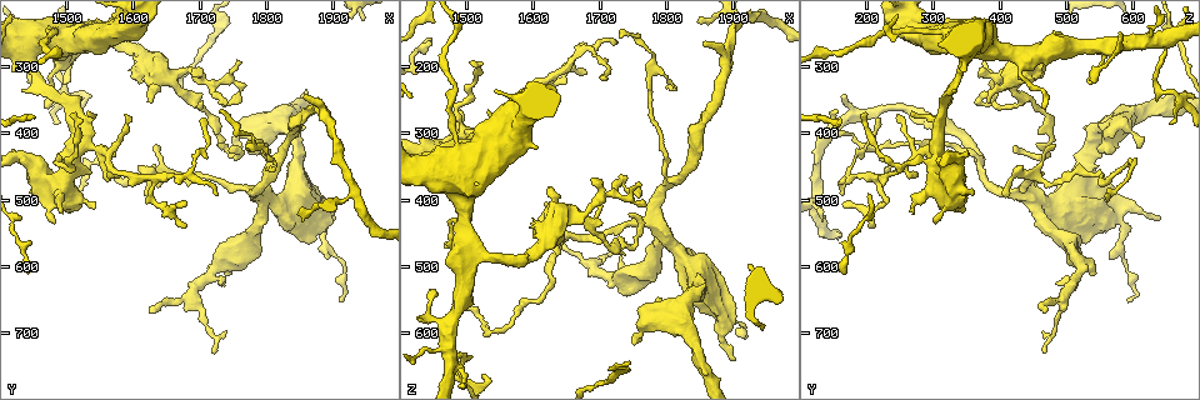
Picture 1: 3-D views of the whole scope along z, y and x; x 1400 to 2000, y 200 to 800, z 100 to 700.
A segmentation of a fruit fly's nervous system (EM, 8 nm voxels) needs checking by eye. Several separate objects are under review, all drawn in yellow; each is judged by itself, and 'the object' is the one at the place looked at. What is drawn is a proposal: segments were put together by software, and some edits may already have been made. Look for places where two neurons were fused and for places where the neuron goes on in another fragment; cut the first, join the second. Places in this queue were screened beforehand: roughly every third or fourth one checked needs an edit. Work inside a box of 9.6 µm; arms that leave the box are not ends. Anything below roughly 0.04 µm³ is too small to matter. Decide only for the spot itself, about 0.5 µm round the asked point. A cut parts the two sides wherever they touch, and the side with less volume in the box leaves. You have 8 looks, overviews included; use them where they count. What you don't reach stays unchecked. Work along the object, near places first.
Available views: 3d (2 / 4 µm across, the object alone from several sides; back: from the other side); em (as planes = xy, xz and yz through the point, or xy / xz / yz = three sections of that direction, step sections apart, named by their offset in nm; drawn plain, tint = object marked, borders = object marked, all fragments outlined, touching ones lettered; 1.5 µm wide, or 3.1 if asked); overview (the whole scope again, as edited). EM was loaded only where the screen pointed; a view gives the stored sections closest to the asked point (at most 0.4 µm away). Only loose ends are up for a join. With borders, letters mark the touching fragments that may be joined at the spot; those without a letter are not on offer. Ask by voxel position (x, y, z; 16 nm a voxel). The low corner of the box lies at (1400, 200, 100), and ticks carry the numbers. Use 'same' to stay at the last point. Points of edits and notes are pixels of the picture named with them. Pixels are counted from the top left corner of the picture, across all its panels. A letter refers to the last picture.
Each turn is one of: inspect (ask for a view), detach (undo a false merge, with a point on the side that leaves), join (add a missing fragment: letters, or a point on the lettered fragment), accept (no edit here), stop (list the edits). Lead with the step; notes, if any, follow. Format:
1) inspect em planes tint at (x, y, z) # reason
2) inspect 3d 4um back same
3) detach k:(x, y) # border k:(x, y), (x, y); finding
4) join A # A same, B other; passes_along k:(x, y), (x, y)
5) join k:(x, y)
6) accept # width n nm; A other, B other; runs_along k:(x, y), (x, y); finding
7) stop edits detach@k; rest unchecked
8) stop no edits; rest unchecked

inspect em xy step 4 borders at (1605, 280, 470) # calibre changes

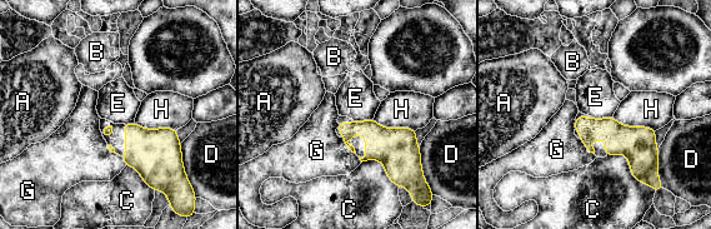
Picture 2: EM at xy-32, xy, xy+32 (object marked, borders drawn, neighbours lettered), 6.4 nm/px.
accept # longest_contact C 380 nm; A other, B other, C other, D other, E other, G other, H other; runs_along 2:(576, 124), (609, 129), (651, 172); one neuron here

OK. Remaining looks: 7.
inspect 3d 4um at (1490, 520, 265) # an open end

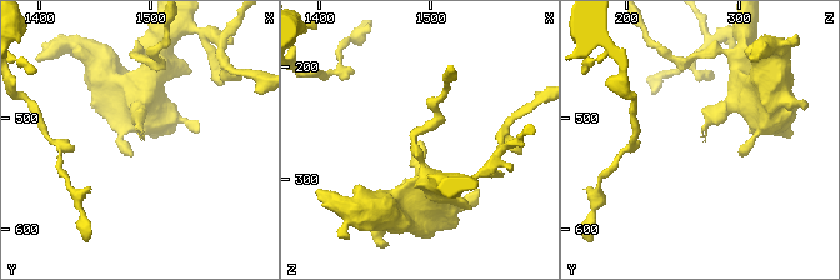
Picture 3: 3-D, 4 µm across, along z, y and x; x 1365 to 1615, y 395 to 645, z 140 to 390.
inspect em xz step 4 tint at (1494, 518, 268) # now the EM

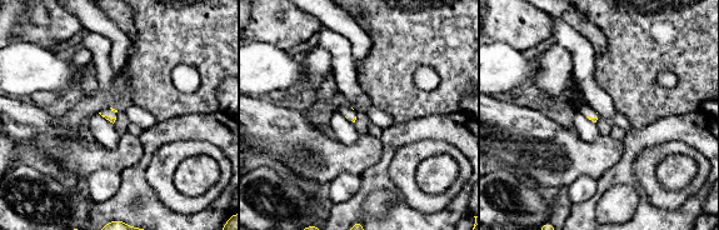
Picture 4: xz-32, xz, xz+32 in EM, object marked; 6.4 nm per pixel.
inspect em planes borders same

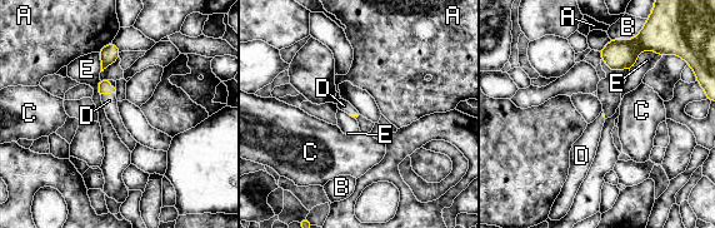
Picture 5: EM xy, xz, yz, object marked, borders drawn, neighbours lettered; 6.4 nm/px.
join D # A other, B other, C other, D same, E other; passes_along 5:(104, 85), (108, 93), (109, 100); it goes on there

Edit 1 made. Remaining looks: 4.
inspect overview # redraw

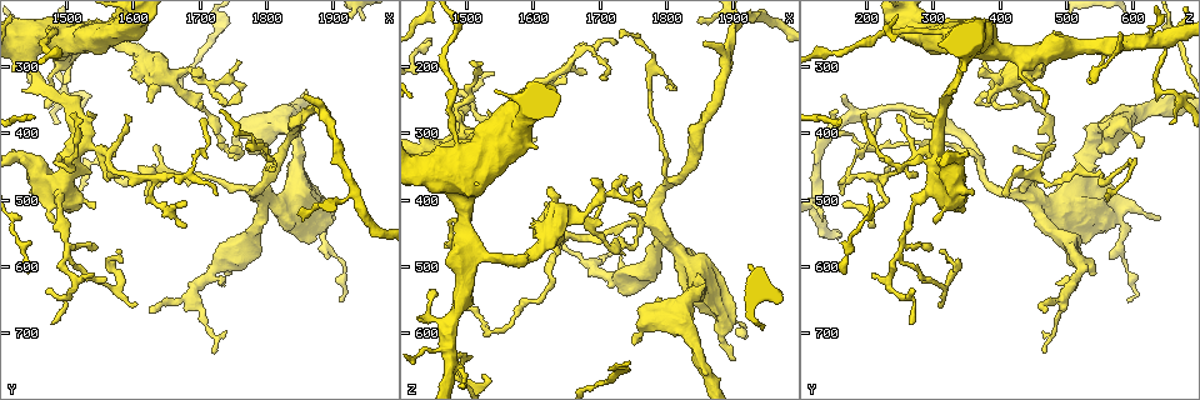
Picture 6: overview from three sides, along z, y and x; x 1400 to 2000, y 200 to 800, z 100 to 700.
inspect em planes tint at (1475, 685, 270) # an open end

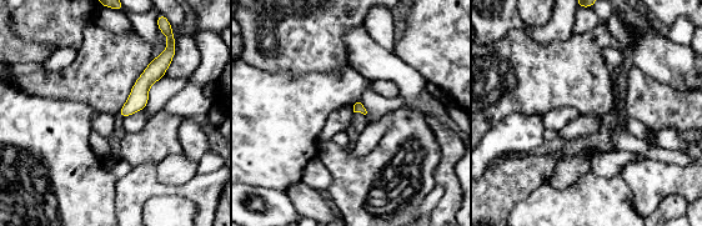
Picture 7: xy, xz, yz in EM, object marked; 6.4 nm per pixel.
inspect em planes borders same # what lies round it

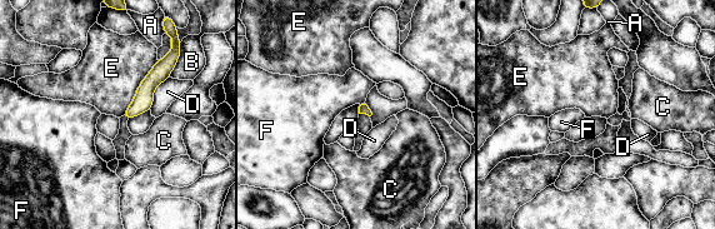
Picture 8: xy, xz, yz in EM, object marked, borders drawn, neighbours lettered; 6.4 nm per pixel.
accept # longest_contact E 420 nm; A other, B other, C other, D other, E other, F other; border 8:(158, 60), (121, 115); none of them fits

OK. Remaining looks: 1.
stop edits join@5; rest unchecked

